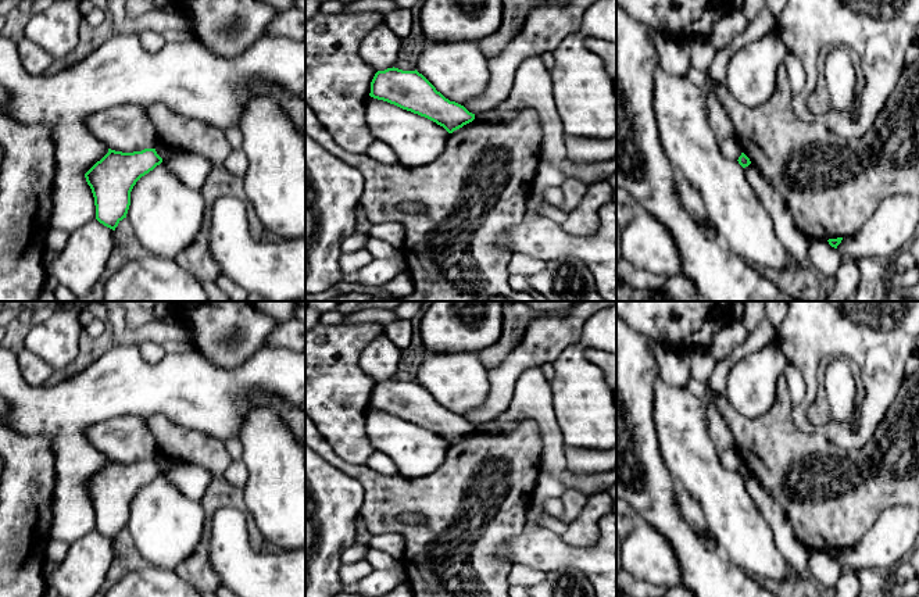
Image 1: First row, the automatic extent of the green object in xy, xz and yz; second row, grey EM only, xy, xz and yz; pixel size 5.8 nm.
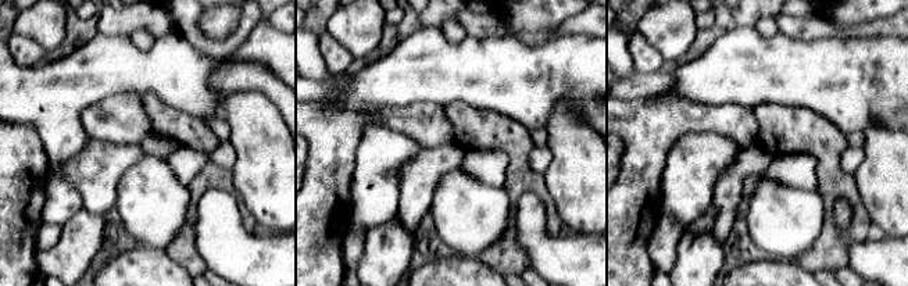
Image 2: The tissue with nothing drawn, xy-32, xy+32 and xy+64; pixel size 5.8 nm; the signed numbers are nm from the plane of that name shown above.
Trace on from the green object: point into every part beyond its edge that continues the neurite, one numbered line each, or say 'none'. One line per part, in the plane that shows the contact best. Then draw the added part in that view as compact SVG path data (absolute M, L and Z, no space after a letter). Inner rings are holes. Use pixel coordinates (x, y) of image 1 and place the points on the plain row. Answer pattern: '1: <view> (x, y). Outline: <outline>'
none

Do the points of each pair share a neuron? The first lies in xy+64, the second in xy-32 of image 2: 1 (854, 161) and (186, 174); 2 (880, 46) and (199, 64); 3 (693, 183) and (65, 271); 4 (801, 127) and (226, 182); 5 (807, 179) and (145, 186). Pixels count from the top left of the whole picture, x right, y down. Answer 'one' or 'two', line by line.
1: one
2: one
3: two
4: one
5: two

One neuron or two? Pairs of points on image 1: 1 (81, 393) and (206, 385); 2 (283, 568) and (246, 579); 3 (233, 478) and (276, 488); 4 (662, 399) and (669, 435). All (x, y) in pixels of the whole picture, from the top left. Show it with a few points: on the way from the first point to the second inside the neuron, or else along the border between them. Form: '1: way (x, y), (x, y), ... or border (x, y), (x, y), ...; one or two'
1: way (111, 388), (175, 388); one
2: way (274, 578), (256, 578); one
3: border (242, 460), (247, 471), (247, 481), (243, 488); two
4: way (669, 407), (669, 426); one

